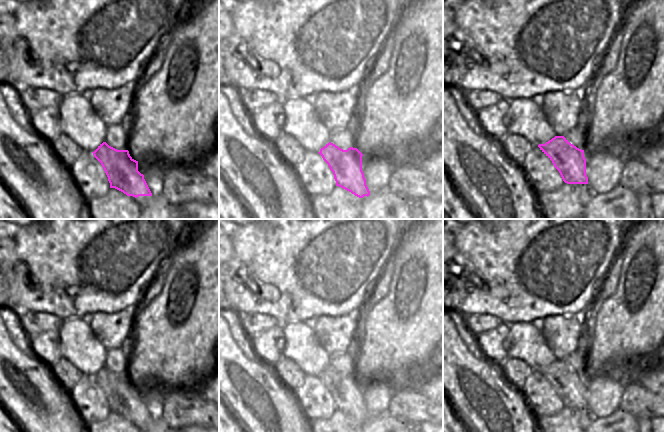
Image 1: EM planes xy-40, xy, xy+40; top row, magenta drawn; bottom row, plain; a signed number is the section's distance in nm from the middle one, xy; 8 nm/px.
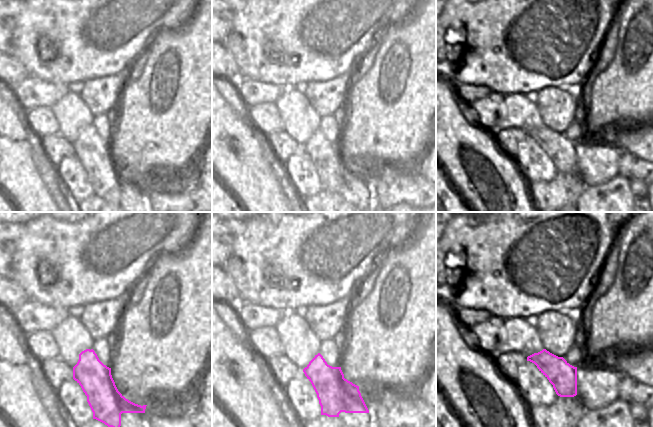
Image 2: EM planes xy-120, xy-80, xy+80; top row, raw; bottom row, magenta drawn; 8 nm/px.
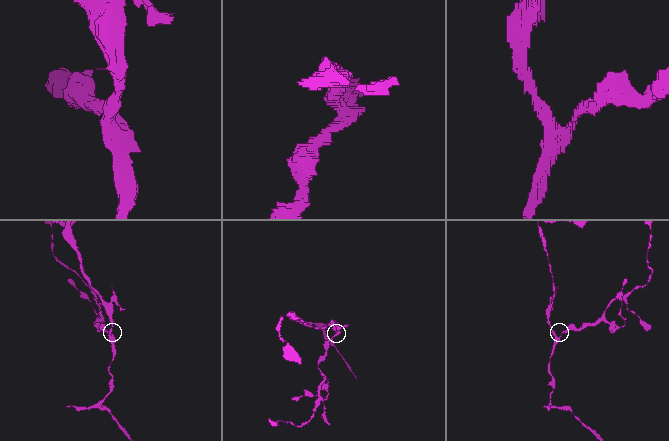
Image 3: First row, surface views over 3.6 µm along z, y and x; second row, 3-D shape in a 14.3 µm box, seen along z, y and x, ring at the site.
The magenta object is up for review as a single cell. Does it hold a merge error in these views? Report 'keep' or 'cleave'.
cleave

